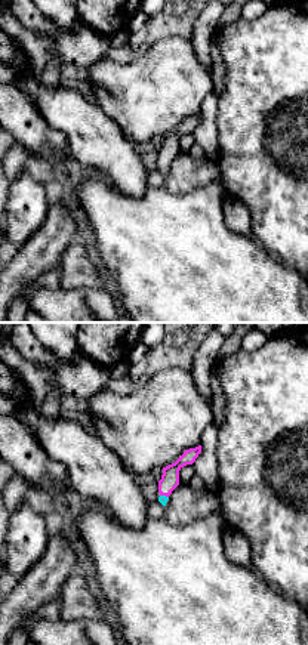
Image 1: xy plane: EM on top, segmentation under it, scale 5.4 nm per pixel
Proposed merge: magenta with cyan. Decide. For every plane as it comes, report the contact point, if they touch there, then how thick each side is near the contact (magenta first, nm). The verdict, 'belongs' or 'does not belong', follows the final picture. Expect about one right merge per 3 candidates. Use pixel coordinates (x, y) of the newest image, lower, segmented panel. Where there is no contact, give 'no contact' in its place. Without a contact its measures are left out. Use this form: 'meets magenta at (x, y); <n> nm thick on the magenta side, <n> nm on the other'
meets magenta at (165, 494); 100 nm thick on the magenta side, 50 nm on the other

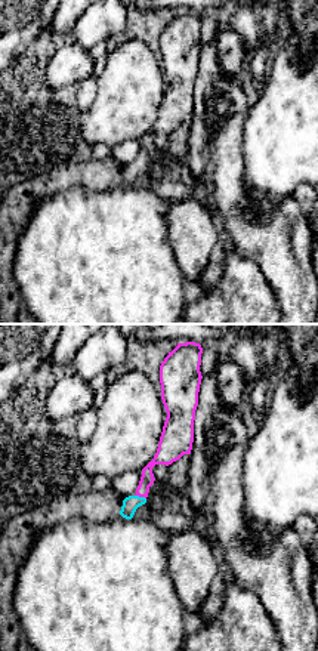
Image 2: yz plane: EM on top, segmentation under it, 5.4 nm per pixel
meets magenta at (141, 496); 90 nm thick on the magenta side, 90 nm on the other

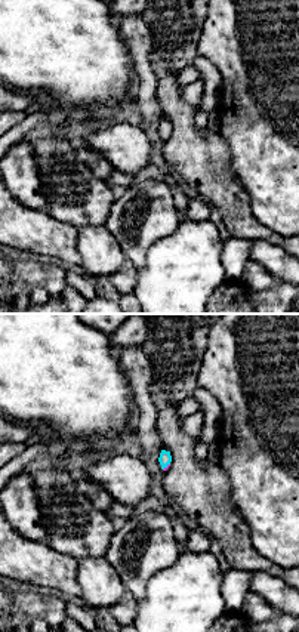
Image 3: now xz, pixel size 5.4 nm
meets magenta at (168, 466); 20 nm thick on the magenta side, 70 nm on the other

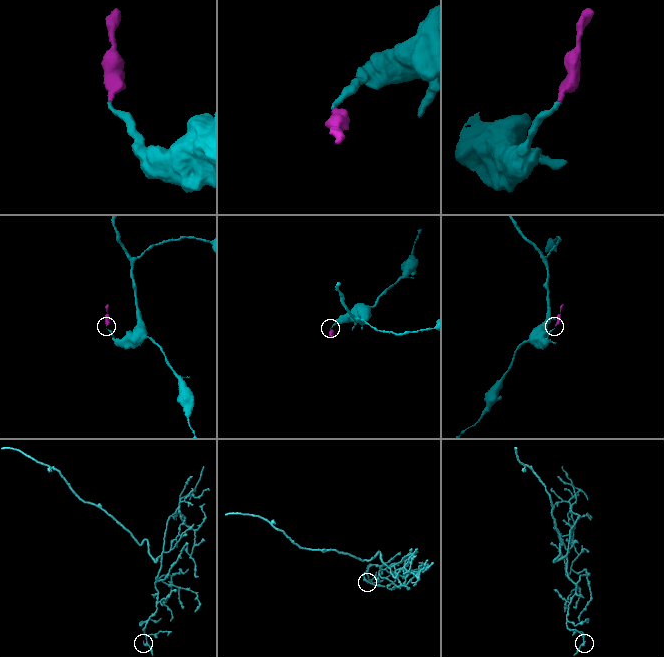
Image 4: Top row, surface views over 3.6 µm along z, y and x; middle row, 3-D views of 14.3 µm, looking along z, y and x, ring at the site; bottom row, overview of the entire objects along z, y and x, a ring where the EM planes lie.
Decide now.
belongs

